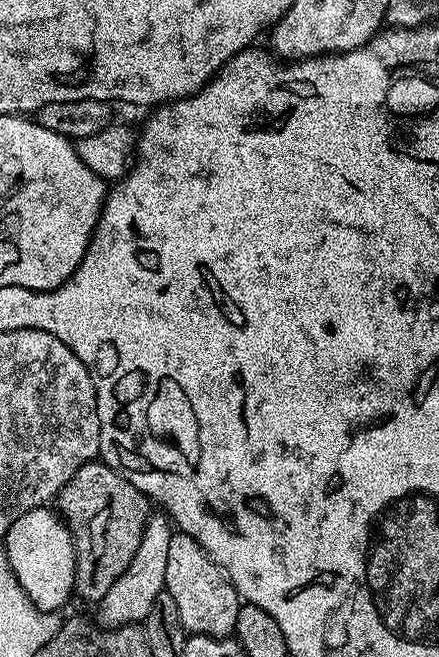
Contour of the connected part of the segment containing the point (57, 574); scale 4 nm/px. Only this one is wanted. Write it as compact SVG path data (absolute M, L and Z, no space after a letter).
M51 507L35 508L22 514L22 518L18 518L18 522L14 522L2 537L2 551L8 555L12 572L37 610L59 613L60 607L68 599L73 599L76 587L76 547L68 525Z

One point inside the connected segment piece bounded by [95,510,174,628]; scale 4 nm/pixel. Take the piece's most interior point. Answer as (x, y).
(129, 601)

